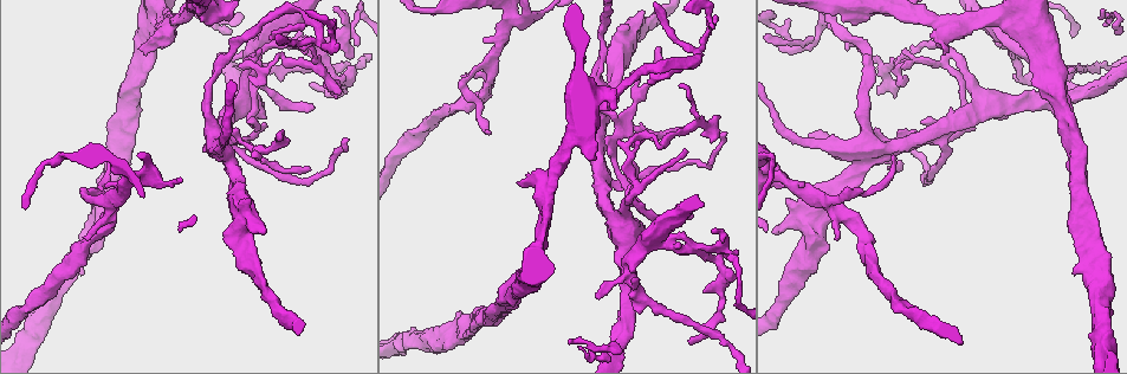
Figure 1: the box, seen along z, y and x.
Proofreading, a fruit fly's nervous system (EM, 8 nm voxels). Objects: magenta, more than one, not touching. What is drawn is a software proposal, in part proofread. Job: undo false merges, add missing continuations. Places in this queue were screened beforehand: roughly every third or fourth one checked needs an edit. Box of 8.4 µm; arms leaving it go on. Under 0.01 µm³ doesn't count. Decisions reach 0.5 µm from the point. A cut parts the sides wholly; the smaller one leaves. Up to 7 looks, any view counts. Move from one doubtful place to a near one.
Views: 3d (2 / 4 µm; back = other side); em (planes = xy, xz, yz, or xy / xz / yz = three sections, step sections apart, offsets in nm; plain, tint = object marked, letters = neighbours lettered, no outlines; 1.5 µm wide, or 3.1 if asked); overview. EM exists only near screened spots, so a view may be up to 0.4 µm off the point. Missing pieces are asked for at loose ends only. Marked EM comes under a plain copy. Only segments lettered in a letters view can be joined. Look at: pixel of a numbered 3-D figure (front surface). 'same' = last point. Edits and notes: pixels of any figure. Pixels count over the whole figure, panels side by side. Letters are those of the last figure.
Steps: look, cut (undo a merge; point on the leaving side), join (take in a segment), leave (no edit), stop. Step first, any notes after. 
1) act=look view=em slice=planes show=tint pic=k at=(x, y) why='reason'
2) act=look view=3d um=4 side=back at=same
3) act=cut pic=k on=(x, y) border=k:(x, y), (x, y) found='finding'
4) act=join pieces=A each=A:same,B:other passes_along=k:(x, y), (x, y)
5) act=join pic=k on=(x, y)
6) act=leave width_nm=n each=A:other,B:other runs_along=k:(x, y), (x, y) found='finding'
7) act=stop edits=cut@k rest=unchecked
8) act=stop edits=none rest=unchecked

act=look view=em slice=planes show=letters pic=1 at=(648, 83)

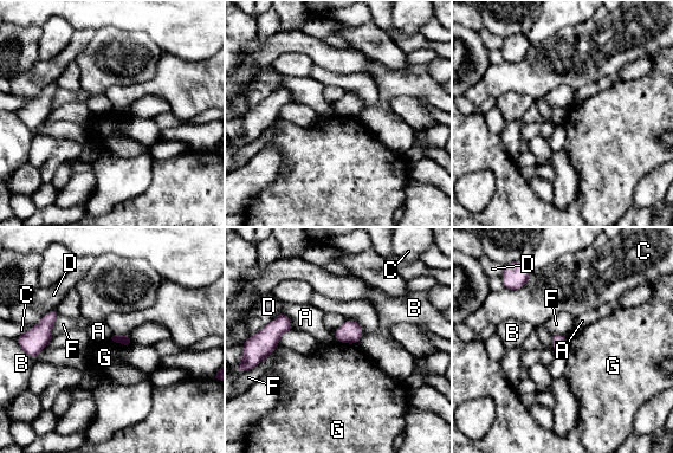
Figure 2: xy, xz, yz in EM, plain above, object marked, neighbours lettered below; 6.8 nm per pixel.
act=leave each=A:other,B:other,C:other,D:other,F:other,G:other border=2:(337, 341), (356, 344) found='none of them fits'

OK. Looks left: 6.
act=look view=em slice=planes show=letters pic=1 at=(894, 157)

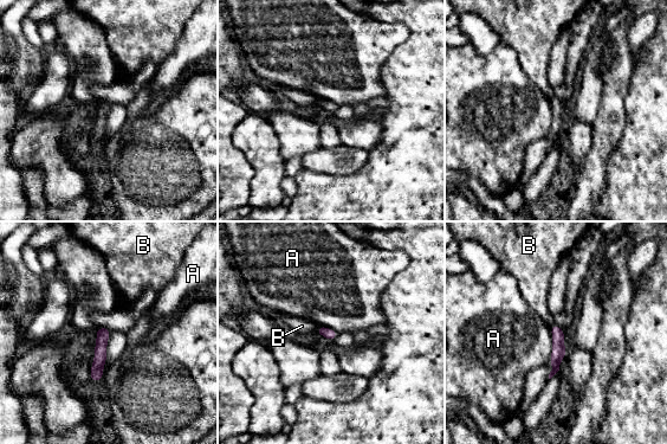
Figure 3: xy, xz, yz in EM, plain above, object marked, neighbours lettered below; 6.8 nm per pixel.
act=leave each=A:other,B:other runs_along=3:(105, 330), (95, 378) found='no lettered segment goes on from it'

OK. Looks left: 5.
act=look view=em slice=yz step=4 show=letters pic=1 at=(946, 48) why='branch stops here'

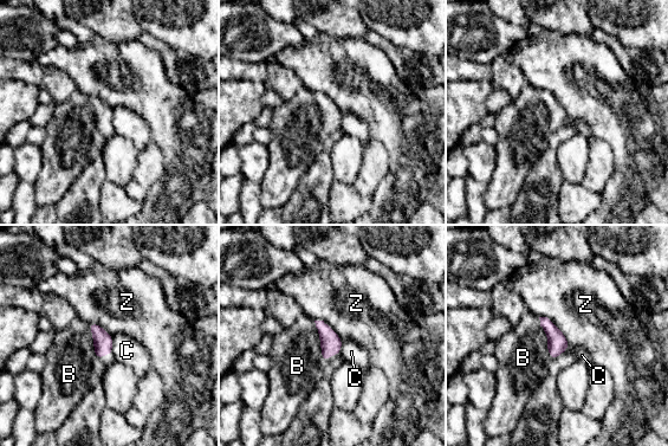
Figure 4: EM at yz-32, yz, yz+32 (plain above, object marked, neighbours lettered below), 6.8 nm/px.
act=join pieces=B each=B:same,C:other,Z:other found='the neuron continues'

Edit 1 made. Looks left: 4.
act=stop edits=join@4 rest=unchecked

